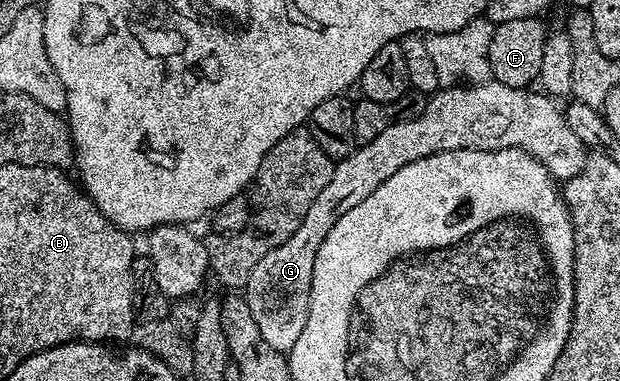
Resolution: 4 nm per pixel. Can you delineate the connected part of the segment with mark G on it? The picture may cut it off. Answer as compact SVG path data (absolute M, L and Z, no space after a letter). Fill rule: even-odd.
M494 80L486 81L483 85L464 84L462 87L443 87L439 92L432 93L426 98L421 112L413 117L402 121L394 121L377 139L356 147L348 157L342 158L336 164L329 184L321 190L321 195L313 199L309 212L305 219L301 219L301 227L281 243L281 247L273 247L257 267L253 267L253 275L249 275L249 283L245 290L245 296L249 303L249 311L253 311L253 319L257 322L257 331L261 331L261 339L269 343L277 351L290 354L293 343L301 336L301 330L305 328L305 319L309 315L309 299L313 287L313 263L317 263L317 251L321 251L321 243L325 243L325 235L333 231L333 223L341 219L361 203L361 199L369 199L389 175L397 175L401 167L409 163L417 163L417 159L425 159L429 155L437 155L445 151L457 151L458 149L476 149L477 151L497 151L498 149L523 149L529 155L533 155L543 166L550 171L556 182L565 183L577 175L581 175L587 167L589 156L588 146L583 144L582 139L569 127L564 110L558 109L556 102L548 94L536 91L534 88L514 89Z

